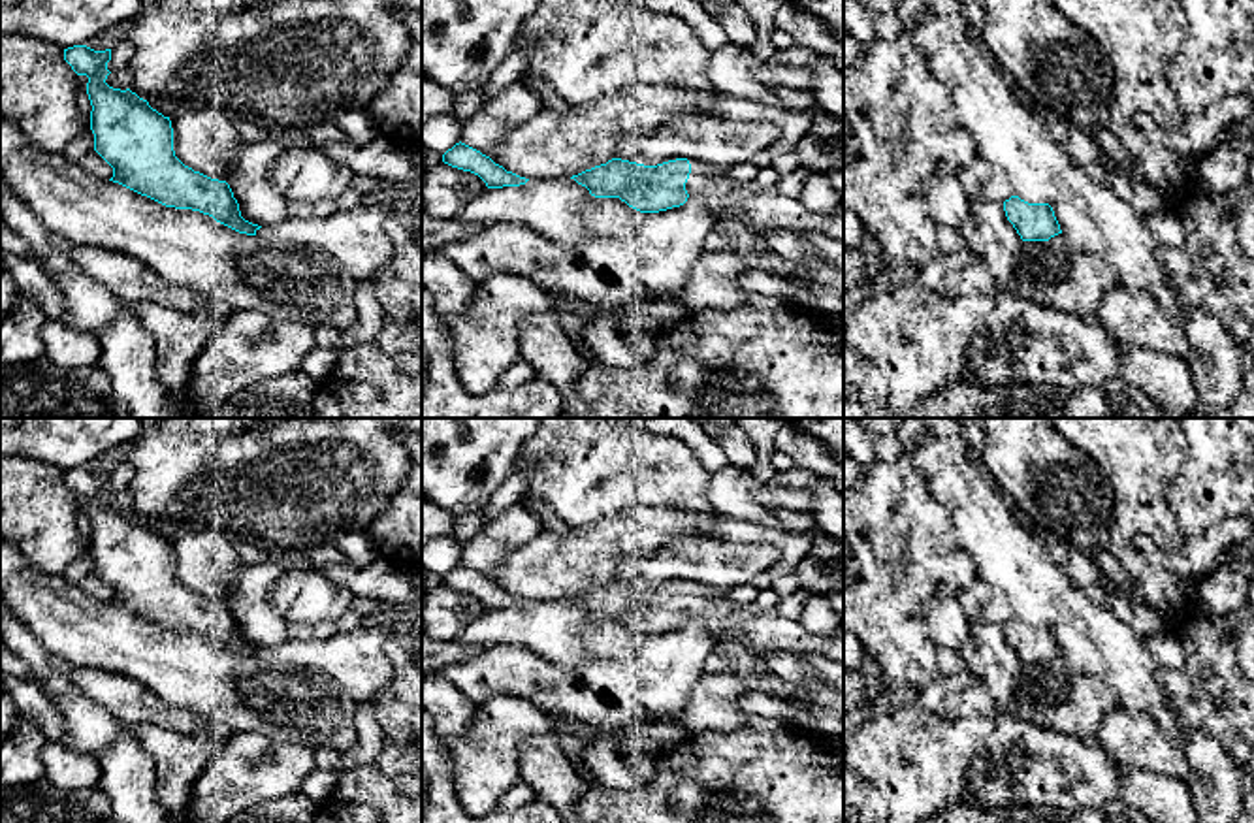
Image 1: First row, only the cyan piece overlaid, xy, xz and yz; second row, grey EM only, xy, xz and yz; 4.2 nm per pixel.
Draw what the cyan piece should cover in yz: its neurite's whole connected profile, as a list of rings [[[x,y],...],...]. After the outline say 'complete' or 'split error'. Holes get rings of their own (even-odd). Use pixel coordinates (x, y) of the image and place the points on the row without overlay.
[[[1011,618],[1004,623],[1004,633],[1022,663],[1049,663],[1062,655],[1049,625],[1028,625],[1019,618]]]; complete

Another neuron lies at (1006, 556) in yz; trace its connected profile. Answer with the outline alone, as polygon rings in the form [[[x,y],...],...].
[[[902,418],[896,437],[921,471],[930,495],[947,510],[960,548],[972,557],[977,576],[998,588],[1009,601],[1015,618],[1028,625],[1053,625],[1054,638],[1062,646],[1075,631],[1086,637],[1079,625],[1058,606],[1071,586],[1062,565],[1043,548],[1036,531],[1024,529],[1011,508],[1000,497],[979,463],[966,456],[966,444],[955,418]]]

